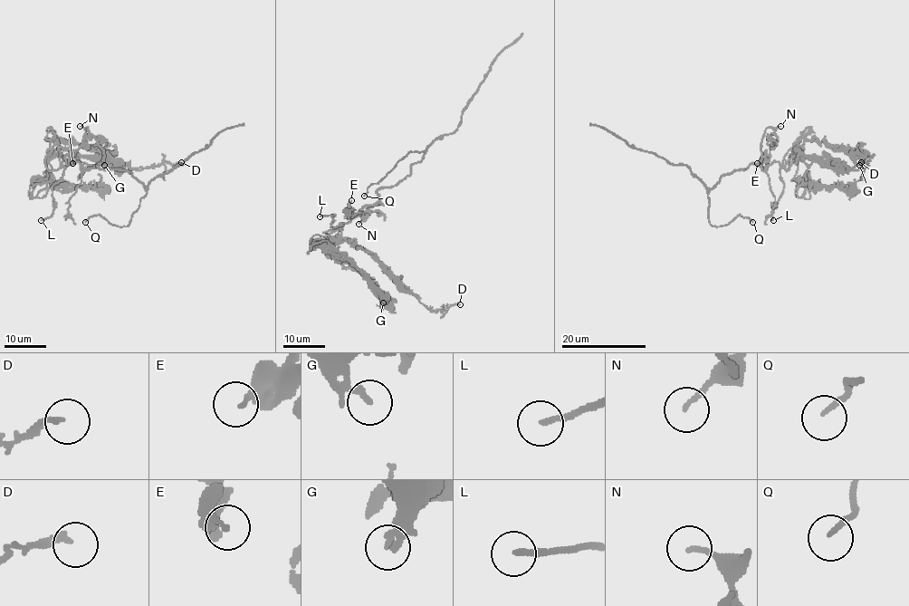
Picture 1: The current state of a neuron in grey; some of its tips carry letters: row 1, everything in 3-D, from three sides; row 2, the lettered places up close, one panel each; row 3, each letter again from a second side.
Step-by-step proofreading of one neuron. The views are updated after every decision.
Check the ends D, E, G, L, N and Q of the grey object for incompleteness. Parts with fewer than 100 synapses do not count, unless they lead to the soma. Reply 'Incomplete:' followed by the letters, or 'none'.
Incomplete: L, N, Q

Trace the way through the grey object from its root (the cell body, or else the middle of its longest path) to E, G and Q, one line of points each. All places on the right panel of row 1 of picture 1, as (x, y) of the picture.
E: (743, 169), (761, 158), (761, 139), (770, 128), (773, 145), (757, 163)
G: (743, 169), (751, 164), (763, 168), (773, 161), (781, 165), (784, 155), (802, 138), (838, 145), (859, 165)
Q: (743, 169), (723, 174), (710, 190), (709, 222), (712, 226), (722, 226), (739, 215), (752, 222)

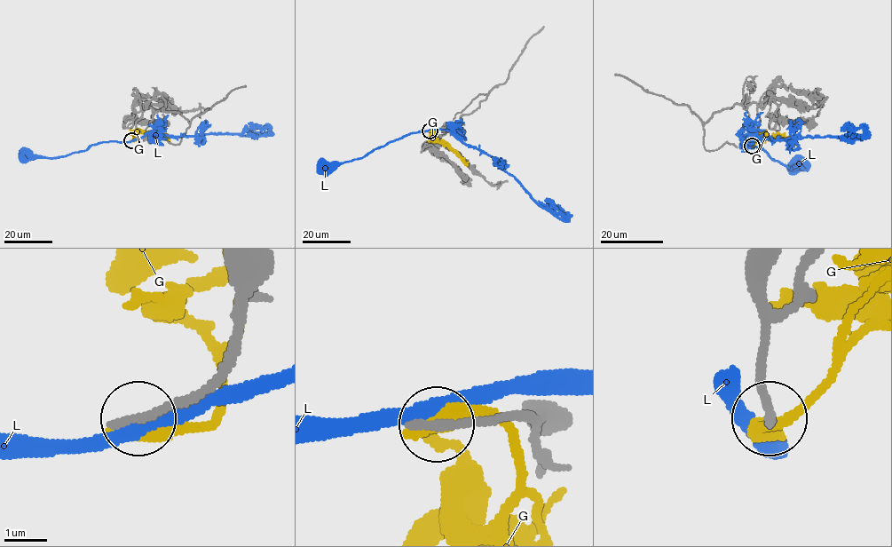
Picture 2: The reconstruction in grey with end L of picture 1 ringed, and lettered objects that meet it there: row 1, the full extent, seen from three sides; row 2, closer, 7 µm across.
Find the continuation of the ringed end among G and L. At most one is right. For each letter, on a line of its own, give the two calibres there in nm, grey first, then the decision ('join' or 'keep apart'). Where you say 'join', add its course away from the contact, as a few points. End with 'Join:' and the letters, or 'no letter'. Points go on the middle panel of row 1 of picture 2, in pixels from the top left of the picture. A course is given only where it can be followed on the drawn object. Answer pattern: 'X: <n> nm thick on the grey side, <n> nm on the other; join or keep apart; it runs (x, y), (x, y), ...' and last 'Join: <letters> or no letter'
G: 240 nm thick on the grey side, 480 nm on the other; join; it runs (429, 130), (432, 130), (438, 142), (447, 145), (465, 162), (468, 162)
L: 220 nm thick on the grey side, 320 nm on the other; keep apart
Join: G

